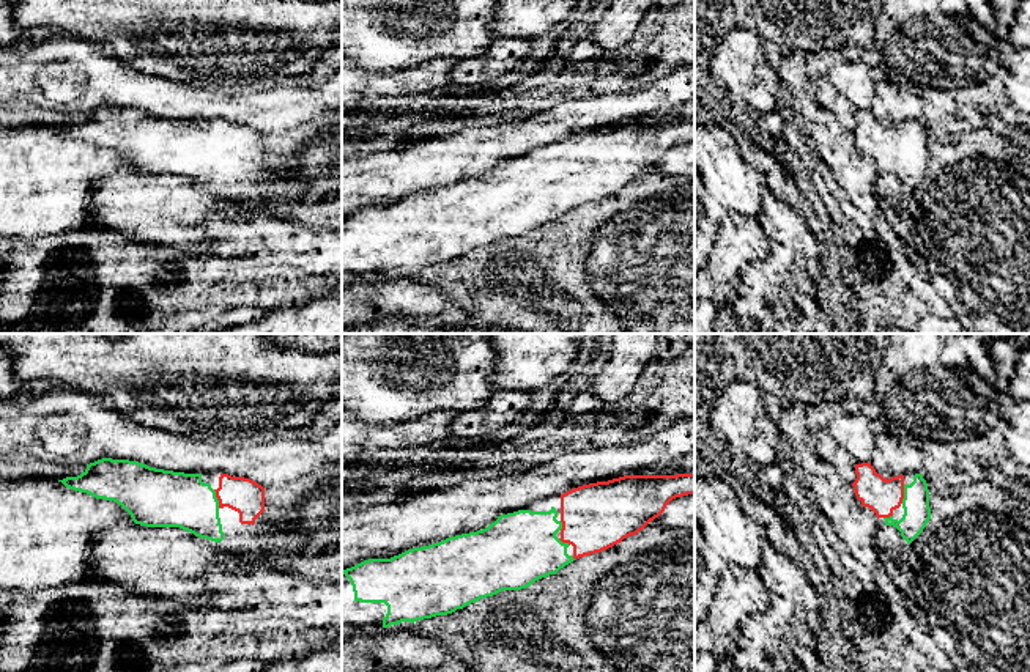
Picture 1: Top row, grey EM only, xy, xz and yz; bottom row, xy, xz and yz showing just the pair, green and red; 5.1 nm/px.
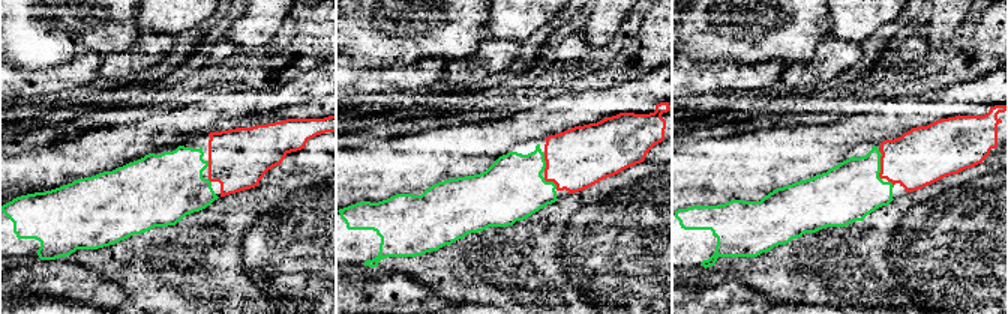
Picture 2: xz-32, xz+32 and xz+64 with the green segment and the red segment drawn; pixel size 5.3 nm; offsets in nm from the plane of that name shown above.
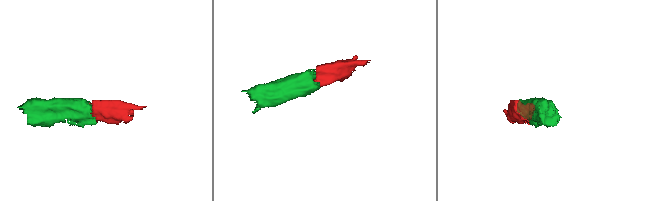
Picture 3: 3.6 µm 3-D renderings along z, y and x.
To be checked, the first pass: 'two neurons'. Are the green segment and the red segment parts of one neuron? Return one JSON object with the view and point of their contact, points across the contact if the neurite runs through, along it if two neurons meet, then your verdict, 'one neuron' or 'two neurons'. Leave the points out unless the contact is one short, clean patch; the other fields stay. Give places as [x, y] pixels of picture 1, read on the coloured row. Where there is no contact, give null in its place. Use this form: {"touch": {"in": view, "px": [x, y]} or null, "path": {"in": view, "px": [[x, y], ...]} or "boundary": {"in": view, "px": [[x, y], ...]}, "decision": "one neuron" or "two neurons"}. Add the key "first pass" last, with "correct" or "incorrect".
{"touch": {"in": "xy", "px": [216, 499]}, "path": {"in": "xy", "px": [[167, 499], [216, 499], [227, 494], [241, 494]]}, "decision": "one neuron", "first pass": "incorrect"}

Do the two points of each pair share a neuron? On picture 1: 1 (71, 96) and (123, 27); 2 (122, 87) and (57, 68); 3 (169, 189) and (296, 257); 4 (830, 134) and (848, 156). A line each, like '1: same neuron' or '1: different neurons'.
1: different neurons
2: same neuron
3: same neuron
4: same neuron

